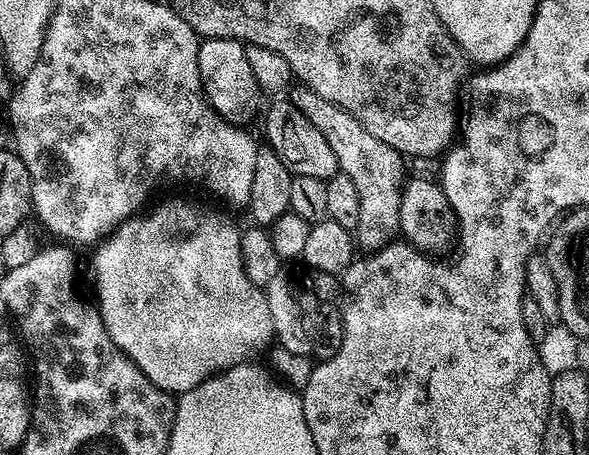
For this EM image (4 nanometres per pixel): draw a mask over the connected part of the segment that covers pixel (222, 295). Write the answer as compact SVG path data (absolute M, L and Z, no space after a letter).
M168 200L160 204L149 216L137 214L125 224L119 224L111 236L104 237L100 241L96 252L92 256L92 272L96 275L95 303L100 309L100 317L110 334L110 338L126 355L162 390L173 394L183 394L194 390L194 386L201 384L203 380L209 380L228 368L239 364L247 364L257 359L256 355L267 349L274 340L274 322L270 318L270 306L264 297L265 289L254 286L250 278L246 278L246 270L242 262L242 246L240 245L241 229L235 228L220 212L211 212L208 208L199 208L188 200Z

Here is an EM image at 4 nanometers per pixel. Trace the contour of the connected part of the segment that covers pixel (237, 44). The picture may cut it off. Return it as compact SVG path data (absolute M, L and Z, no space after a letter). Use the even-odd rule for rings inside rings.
M226 38L201 39L198 50L198 74L202 78L204 97L210 102L213 110L231 124L248 126L256 115L261 115L262 93L254 73L250 70L250 61L246 59L246 47L241 41Z

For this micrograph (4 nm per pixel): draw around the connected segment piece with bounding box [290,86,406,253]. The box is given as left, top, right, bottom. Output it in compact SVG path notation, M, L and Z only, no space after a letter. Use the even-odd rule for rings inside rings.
M303 86L293 87L290 99L298 110L302 110L302 114L306 114L306 118L310 118L310 122L314 122L314 126L318 126L322 138L330 142L330 150L334 150L340 163L339 171L346 173L358 190L358 202L362 202L362 207L358 209L358 226L354 233L357 245L361 249L368 248L364 250L369 253L379 251L400 232L399 202L401 189L406 183L405 157L394 150L394 146L386 146L386 142L374 138L374 134L370 134L366 126L358 122L358 118L334 106L334 102L318 98L314 90Z

